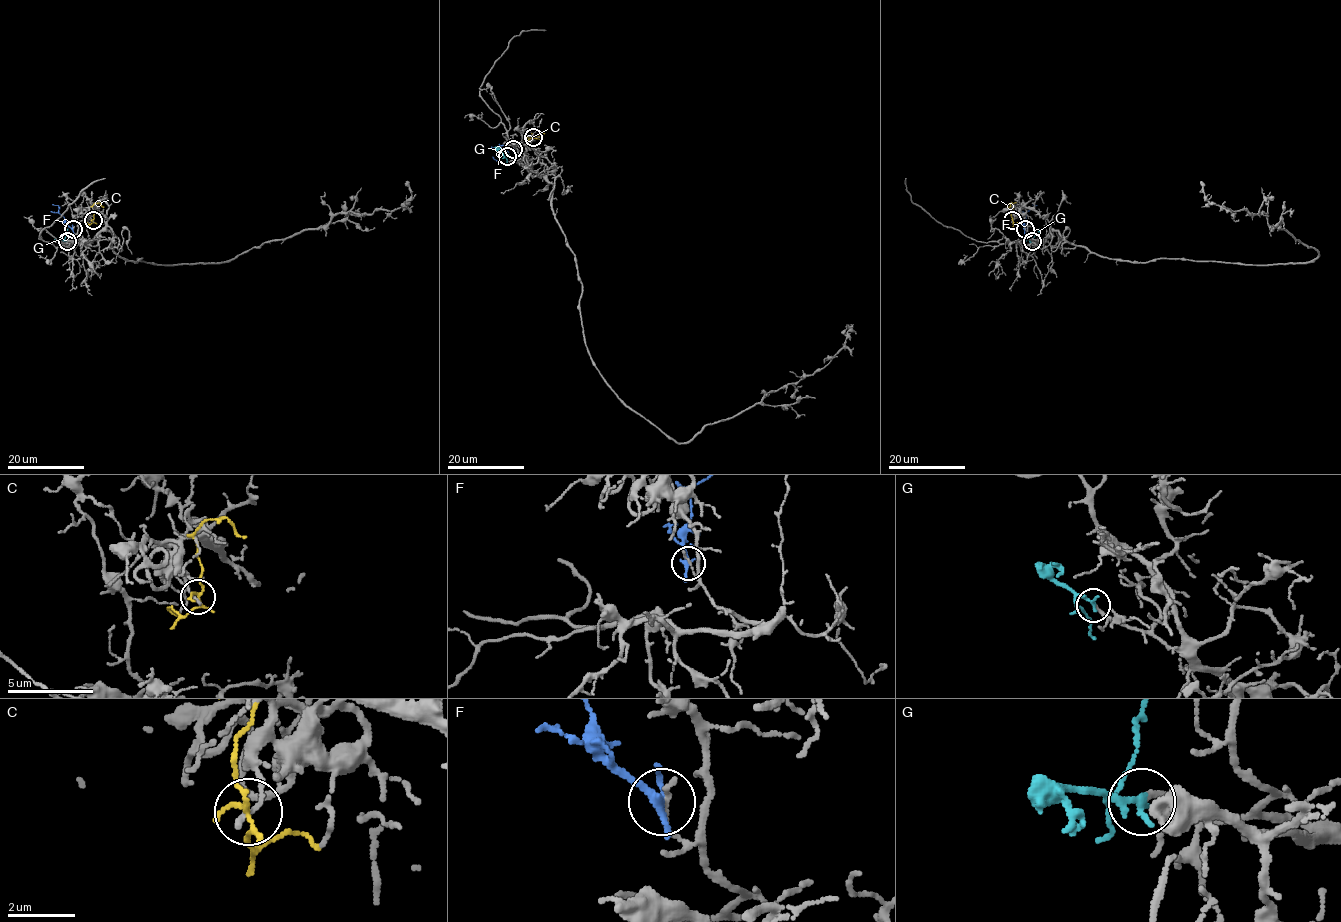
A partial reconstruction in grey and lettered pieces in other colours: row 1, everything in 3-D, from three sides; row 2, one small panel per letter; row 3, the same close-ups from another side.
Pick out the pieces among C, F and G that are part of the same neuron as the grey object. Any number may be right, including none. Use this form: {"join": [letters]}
{"join": ["G"]}

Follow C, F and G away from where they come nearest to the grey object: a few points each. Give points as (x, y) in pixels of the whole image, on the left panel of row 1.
C: (92, 220), (92, 205), (99, 203), (104, 206)
F: (72, 229), (59, 213), (57, 205), (52, 204)
G: (67, 241), (64, 240), (68, 228)

